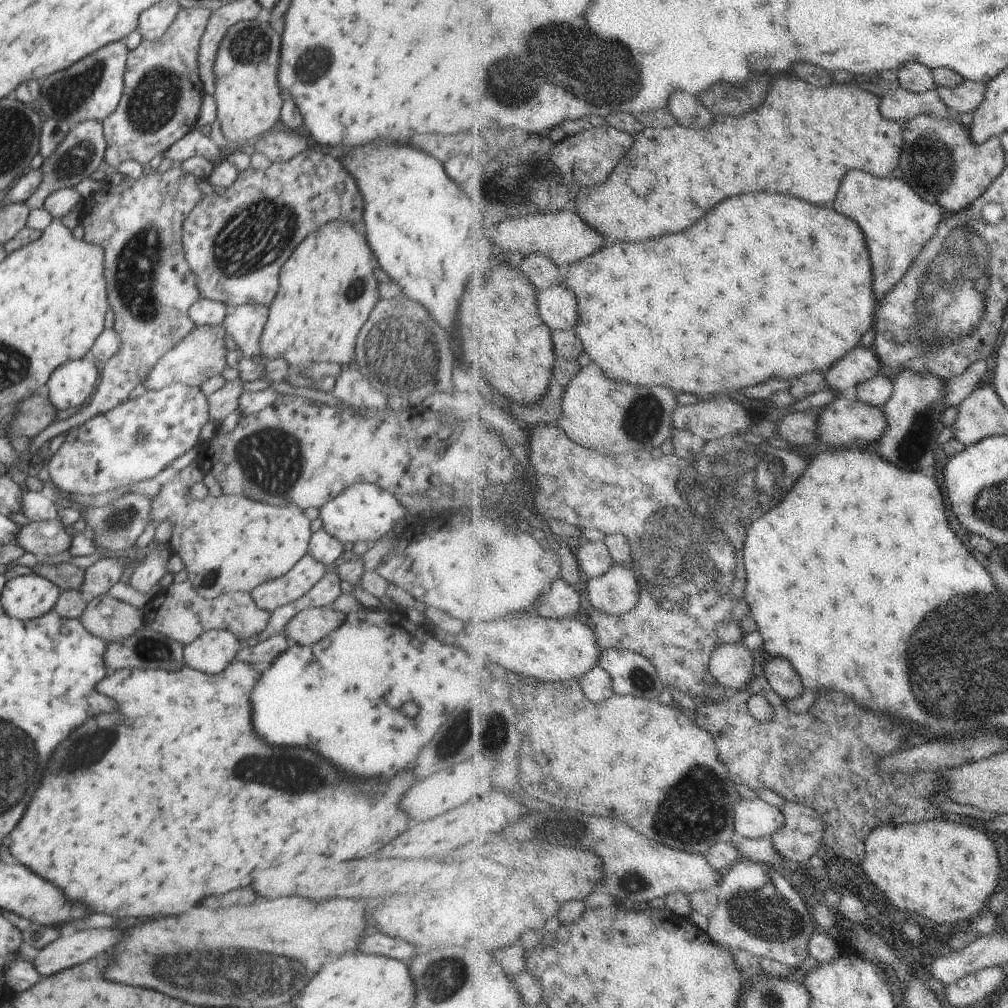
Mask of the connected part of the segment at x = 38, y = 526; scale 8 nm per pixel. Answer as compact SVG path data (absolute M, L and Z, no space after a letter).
M56 518L43 522L31 521L30 524L21 526L16 543L25 552L41 559L69 550L71 541L71 531Z

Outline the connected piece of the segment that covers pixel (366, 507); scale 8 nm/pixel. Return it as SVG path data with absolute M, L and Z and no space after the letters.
M357 483L349 488L346 488L339 496L336 496L333 500L326 502L320 509L320 520L323 523L323 530L330 534L333 538L336 538L342 543L352 542L366 542L368 544L374 544L384 535L386 535L401 518L408 517L410 509L402 505L398 498L394 497L390 492L385 489L379 488L373 483Z

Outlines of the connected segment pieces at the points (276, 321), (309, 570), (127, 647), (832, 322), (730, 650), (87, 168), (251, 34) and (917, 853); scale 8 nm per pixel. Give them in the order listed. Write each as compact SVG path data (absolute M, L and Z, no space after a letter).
M333 221L325 226L322 226L319 230L312 232L295 250L292 256L288 258L288 261L282 266L282 270L279 273L279 288L276 297L269 305L268 321L264 326L262 335L260 336L259 352L260 360L263 359L263 363L268 361L274 361L278 358L283 358L288 365L286 366L287 373L300 373L301 371L310 368L315 363L329 362L332 364L341 364L342 366L349 366L354 364L356 354L356 338L358 338L358 332L362 328L362 324L368 320L368 316L372 313L372 310L379 302L379 282L374 276L374 268L376 266L376 259L372 250L369 248L367 242L363 240L360 232L354 228L352 223L346 223L345 221Z
M307 553L286 575L254 588L251 598L258 609L272 612L305 596L325 574L325 565Z
M145 623L125 640L108 643L104 654L104 663L108 672L117 672L124 668L164 668L164 670L176 672L182 668L183 648L184 646L175 640L170 640Z
M770 192L734 196L732 200L726 200L726 204L720 204L714 212L710 212L710 216L706 216L700 224L678 236L666 236L660 240L646 240L636 244L616 244L612 248L604 248L602 254L598 252L582 260L582 263L572 264L565 273L567 286L582 300L582 326L579 323L576 330L586 346L587 354L604 368L608 377L616 381L628 380L648 386L664 384L672 386L678 392L700 394L702 398L722 397L722 392L758 386L774 380L776 376L800 378L812 371L830 372L875 328L880 308L874 290L872 254L868 248L868 236L864 234L862 226L854 218L848 218L838 210L828 210L826 206L816 206L796 196Z
M730 644L714 652L710 672L732 693L740 693L756 680L754 668L756 660L746 644Z
M88 120L71 126L67 136L56 146L55 152L44 160L43 165L40 167L43 173L43 182L27 199L25 204L30 209L41 208L52 192L61 189L72 189L83 179L90 178L90 174L98 170L100 162L105 158L106 146L102 122Z
M264 18L241 21L230 28L218 46L213 72L217 120L232 147L254 140L280 122L283 96L277 82L280 34Z
M930 818L916 820L914 823L882 826L870 836L864 861L865 873L885 893L886 904L900 914L920 914L938 926L976 917L987 906L992 894L997 892L1001 872L995 845L986 838L984 832L948 820L954 818Z

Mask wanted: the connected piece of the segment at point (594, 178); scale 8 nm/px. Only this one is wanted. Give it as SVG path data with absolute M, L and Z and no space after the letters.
M608 124L604 127L586 130L574 137L566 136L553 149L551 158L560 168L564 176L563 182L570 189L582 190L608 182L619 165L626 159L630 150L634 148L636 140L637 138L632 134Z

